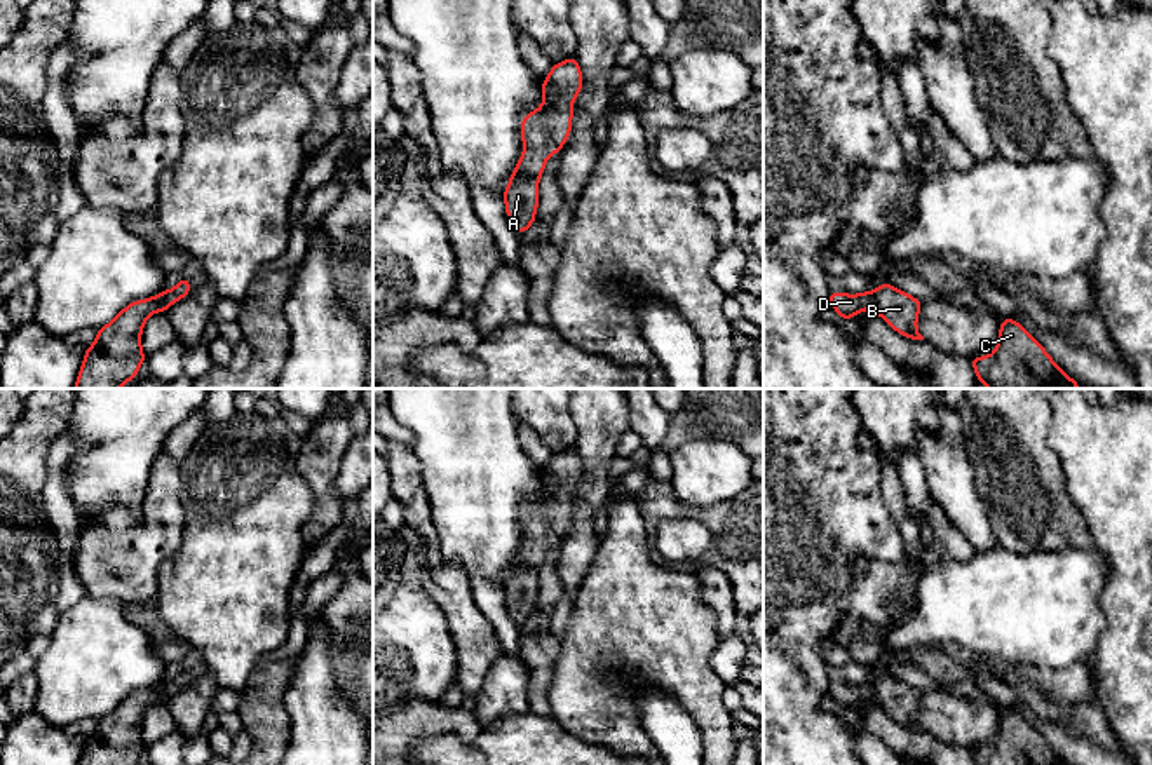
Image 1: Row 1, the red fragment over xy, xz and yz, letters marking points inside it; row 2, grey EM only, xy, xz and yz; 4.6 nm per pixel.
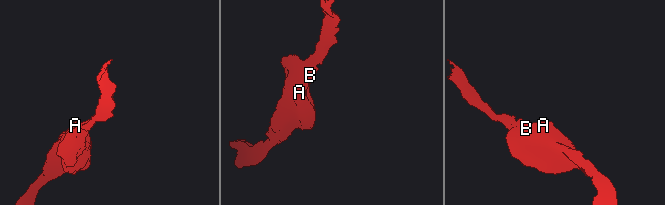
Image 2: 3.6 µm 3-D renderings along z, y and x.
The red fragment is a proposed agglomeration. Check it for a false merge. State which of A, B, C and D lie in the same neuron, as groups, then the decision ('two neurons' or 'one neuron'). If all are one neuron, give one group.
A B C D; one neuron

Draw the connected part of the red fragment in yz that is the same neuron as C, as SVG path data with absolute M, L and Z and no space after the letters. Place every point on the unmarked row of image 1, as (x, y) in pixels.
M1002 707L992 744L969 749L976 765L1067 765L1014 709Z

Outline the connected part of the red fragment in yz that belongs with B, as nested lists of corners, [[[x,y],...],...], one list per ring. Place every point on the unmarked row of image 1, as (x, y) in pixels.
[[[889,673],[880,674],[875,681],[857,685],[830,681],[828,694],[837,701],[844,713],[852,706],[871,699],[896,723],[911,730],[924,730],[917,720],[922,690],[910,687]]]

